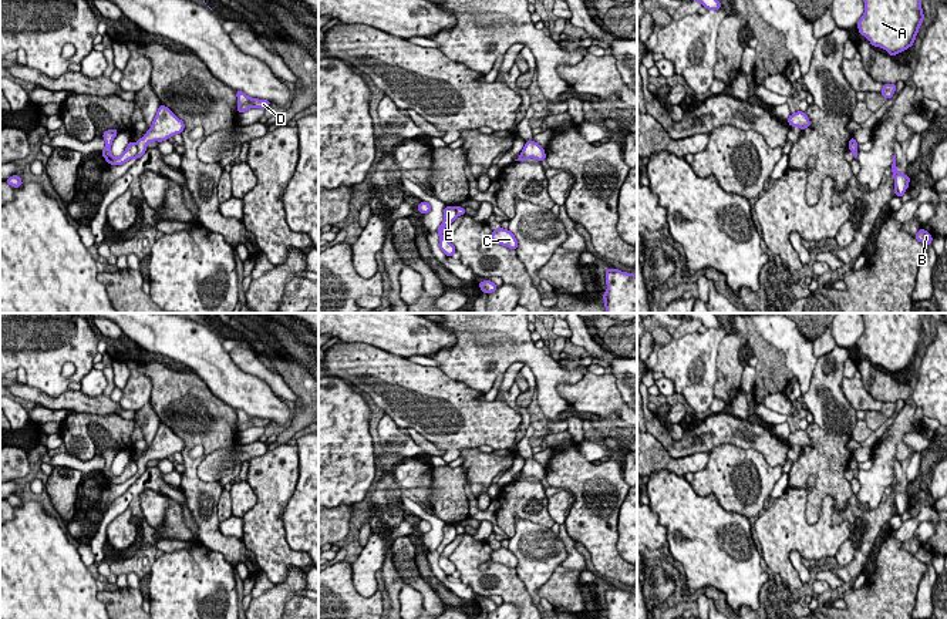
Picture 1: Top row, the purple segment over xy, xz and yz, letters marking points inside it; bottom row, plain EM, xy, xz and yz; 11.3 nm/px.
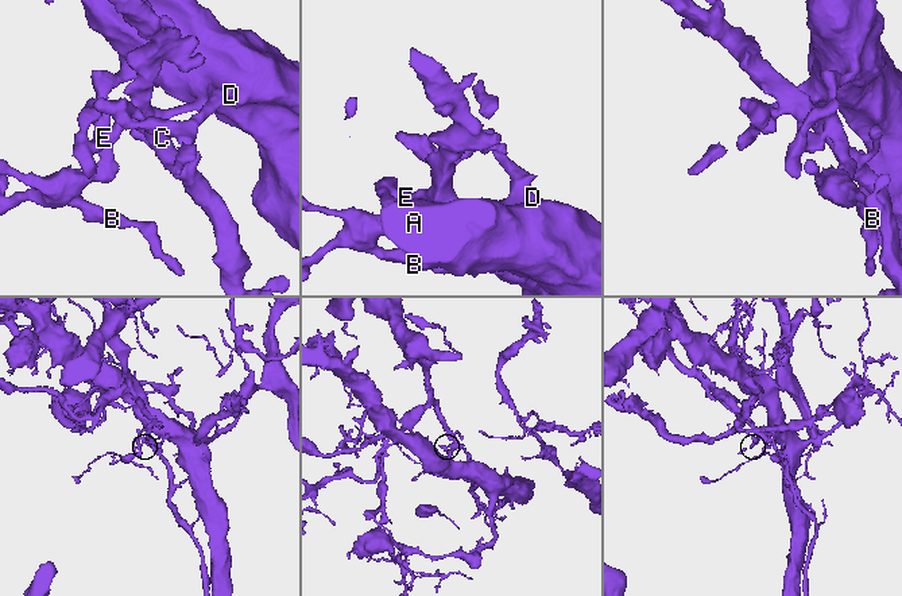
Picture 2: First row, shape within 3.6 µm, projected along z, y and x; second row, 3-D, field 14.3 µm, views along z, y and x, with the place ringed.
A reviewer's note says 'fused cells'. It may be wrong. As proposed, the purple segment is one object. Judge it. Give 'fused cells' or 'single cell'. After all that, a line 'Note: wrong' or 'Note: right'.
fused cells
Note: right

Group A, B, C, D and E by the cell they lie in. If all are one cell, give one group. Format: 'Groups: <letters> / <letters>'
Groups: A B D E / C

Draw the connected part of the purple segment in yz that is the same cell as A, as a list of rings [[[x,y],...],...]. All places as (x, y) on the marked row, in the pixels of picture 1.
[[[863,0],[865,14],[857,23],[859,33],[865,36],[872,46],[882,47],[890,55],[913,47],[920,24],[924,20],[921,0]]]

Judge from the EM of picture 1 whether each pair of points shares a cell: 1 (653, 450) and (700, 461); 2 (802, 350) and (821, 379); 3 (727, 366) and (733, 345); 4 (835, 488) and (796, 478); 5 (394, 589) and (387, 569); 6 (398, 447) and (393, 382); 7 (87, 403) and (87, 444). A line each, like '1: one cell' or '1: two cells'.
1: one cell
2: two cells
3: one cell
4: one cell
5: one cell
6: two cells
7: two cells

